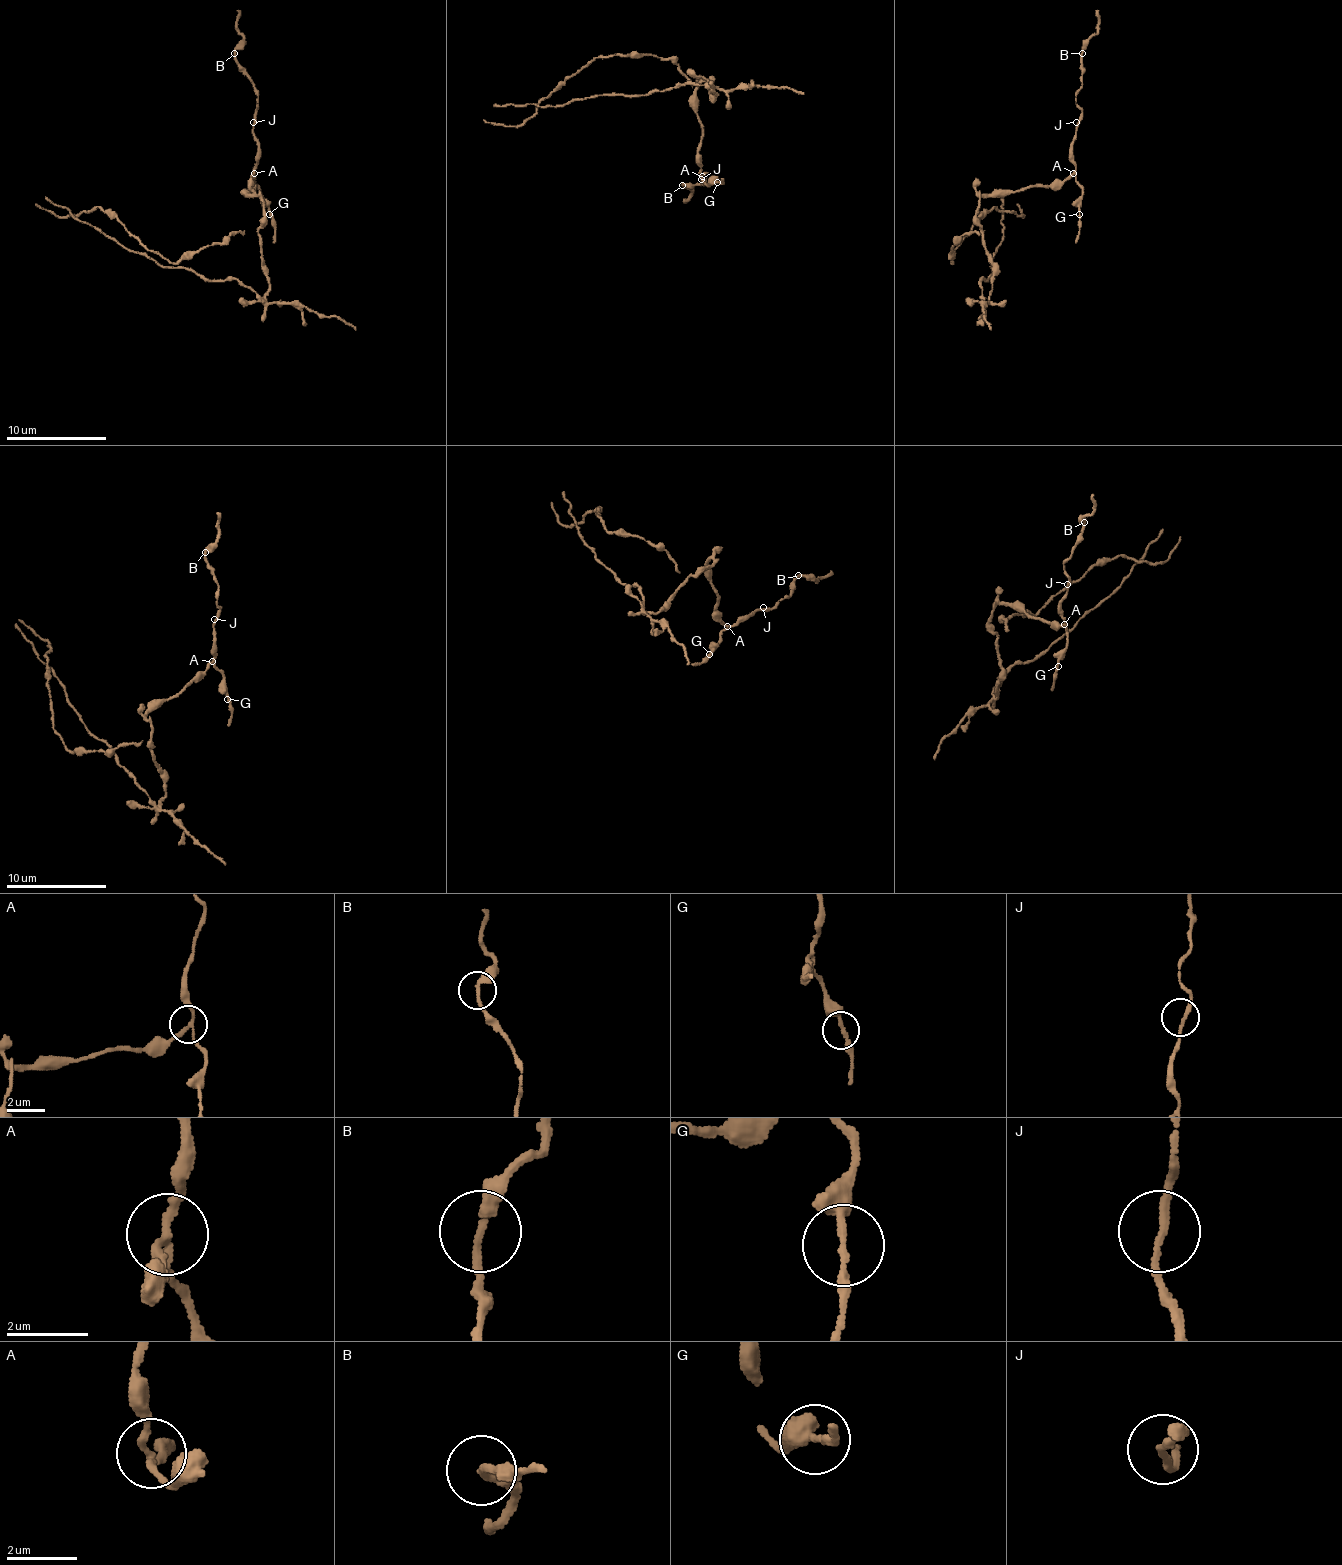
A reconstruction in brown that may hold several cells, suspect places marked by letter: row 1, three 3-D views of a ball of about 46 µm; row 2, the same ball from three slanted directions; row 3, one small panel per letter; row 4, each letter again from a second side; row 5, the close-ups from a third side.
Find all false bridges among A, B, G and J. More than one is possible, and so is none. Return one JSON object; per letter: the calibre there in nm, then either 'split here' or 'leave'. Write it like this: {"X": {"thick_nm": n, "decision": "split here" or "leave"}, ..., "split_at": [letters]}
{"A": {"thick_nm": 180, "decision": "split here"}, "B": {"thick_nm": 220, "decision": "leave"}, "G": {"thick_nm": 190, "decision": "leave"}, "J": {"thick_nm": 190, "decision": "leave"}, "split_at": ["A"]}

